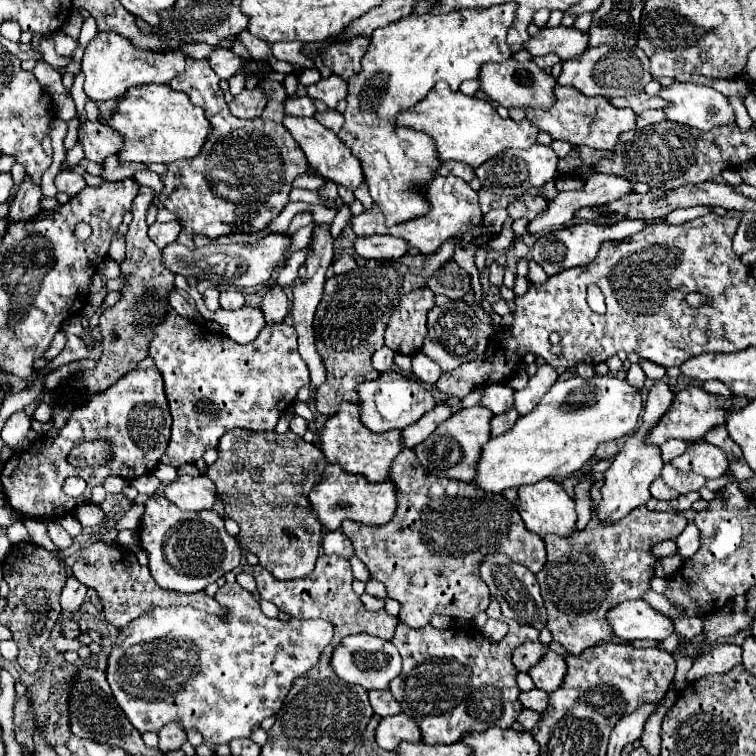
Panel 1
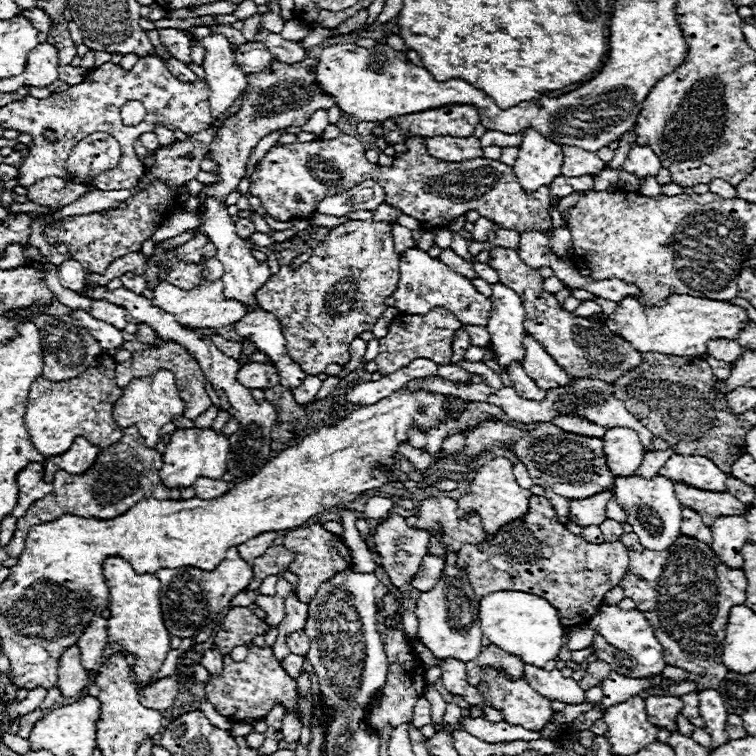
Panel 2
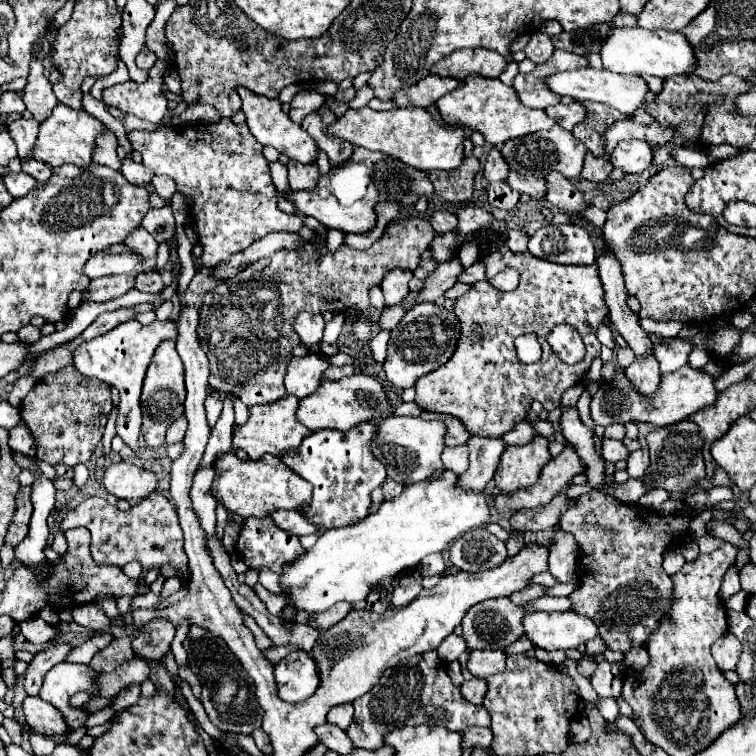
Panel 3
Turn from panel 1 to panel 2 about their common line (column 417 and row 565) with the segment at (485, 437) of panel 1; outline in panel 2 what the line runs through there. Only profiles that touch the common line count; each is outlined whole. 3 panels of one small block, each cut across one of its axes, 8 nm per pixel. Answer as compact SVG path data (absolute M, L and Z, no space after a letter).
M456 552L446 554L446 566L442 578L430 592L420 592L416 602L416 616L418 616L418 638L438 660L458 658L462 662L474 660L482 650L482 630L478 624L478 604L468 576L464 570L456 566Z

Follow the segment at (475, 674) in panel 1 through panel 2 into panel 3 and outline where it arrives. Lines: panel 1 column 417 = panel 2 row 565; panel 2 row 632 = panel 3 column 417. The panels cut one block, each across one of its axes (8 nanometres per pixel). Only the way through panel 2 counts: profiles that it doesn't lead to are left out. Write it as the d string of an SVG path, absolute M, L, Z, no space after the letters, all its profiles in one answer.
M424 652L408 658L408 662L400 662L392 670L386 670L380 682L362 698L352 702L354 720L346 730L348 738L356 748L376 750L384 746L384 734L406 726L416 724L436 724L446 726L448 730L460 732L466 726L490 726L490 714L484 706L476 706L466 702L460 696L460 690L452 684L446 674L444 664L436 664L436 652Z

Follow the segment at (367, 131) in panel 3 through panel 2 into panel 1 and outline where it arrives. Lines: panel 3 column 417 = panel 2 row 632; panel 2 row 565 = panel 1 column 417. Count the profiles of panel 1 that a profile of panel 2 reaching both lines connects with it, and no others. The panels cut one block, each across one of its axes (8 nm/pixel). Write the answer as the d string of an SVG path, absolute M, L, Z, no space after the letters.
M438 82L420 104L404 110L398 116L398 126L408 126L430 134L438 146L440 160L458 160L466 162L472 168L478 168L488 158L500 154L508 148L530 148L538 140L538 128L528 120L514 122L512 118L500 118L486 98L466 96L462 92L452 92L444 82Z

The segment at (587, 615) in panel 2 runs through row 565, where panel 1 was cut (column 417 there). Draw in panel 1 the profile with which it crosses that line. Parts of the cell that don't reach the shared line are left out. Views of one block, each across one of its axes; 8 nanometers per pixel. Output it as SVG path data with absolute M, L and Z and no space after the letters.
M402 450L392 462L392 482L400 492L398 510L392 522L384 526L366 526L352 520L342 524L342 532L354 540L356 556L366 564L370 576L380 580L386 586L388 598L396 598L402 602L402 610L398 620L412 626L422 628L430 624L434 614L450 616L450 618L464 618L472 620L478 612L486 610L490 604L490 592L486 582L480 578L480 562L492 552L506 552L512 562L518 562L532 570L534 574L546 562L546 546L544 540L526 530L516 506L508 502L502 494L484 494L484 490L476 490L472 482L462 480L448 480L428 474L420 460L416 458L414 450Z

